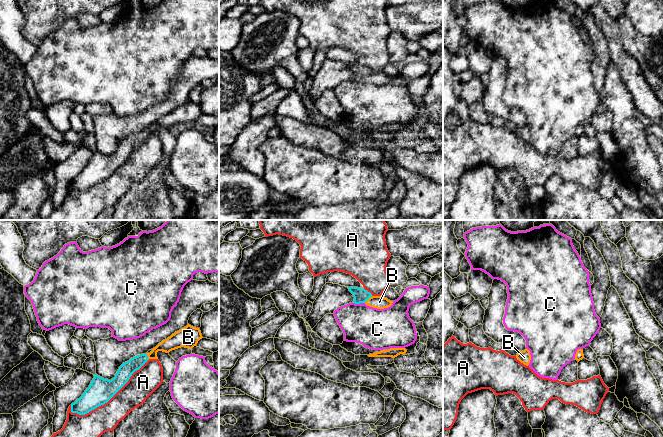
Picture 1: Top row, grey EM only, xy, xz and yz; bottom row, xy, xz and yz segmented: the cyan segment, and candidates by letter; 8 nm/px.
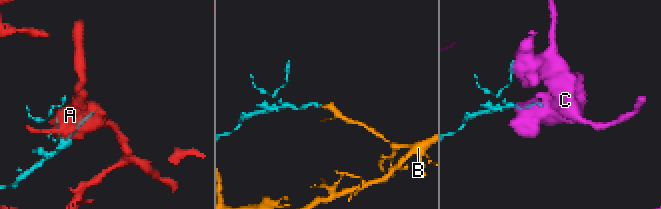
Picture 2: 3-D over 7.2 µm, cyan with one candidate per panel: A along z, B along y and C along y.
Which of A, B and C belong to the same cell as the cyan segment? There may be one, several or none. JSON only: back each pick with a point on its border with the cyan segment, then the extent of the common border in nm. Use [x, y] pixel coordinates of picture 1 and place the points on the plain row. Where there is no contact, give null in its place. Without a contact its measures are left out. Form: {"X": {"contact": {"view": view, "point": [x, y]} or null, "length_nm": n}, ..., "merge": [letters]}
{"B": {"contact": {"view": "xz", "point": [368, 74]}, "length_nm": 90}, "merge": ["B"]}

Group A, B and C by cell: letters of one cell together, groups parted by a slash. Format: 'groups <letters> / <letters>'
groups A / B / C

